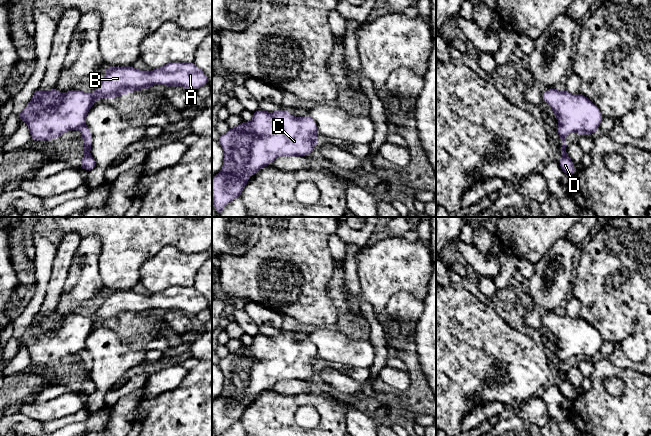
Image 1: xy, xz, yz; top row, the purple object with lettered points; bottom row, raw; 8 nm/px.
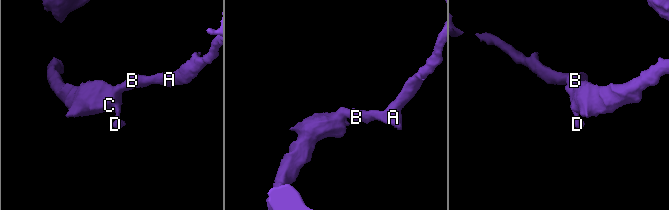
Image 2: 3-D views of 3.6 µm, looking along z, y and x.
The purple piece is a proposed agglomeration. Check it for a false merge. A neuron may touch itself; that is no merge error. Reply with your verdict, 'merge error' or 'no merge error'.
no merge error

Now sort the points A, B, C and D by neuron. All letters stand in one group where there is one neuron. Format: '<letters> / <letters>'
A B C D

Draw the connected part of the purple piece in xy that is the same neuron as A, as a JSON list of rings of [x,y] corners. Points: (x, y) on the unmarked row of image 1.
[[[170,286],[163,291],[152,293],[150,296],[135,293],[132,290],[107,291],[105,301],[97,310],[95,316],[70,314],[61,317],[55,312],[44,316],[36,314],[26,331],[20,336],[19,344],[26,347],[30,355],[31,364],[54,364],[70,354],[80,354],[84,365],[84,382],[79,391],[91,395],[96,390],[96,385],[90,378],[92,371],[92,357],[86,350],[86,339],[95,326],[101,322],[118,322],[123,318],[130,318],[141,313],[148,313],[154,309],[181,310],[189,315],[196,315],[208,308],[206,298],[193,286]]]

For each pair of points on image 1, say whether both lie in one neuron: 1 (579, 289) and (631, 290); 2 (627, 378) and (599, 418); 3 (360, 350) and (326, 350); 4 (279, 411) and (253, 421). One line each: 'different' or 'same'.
1: same
2: same
3: same
4: same

